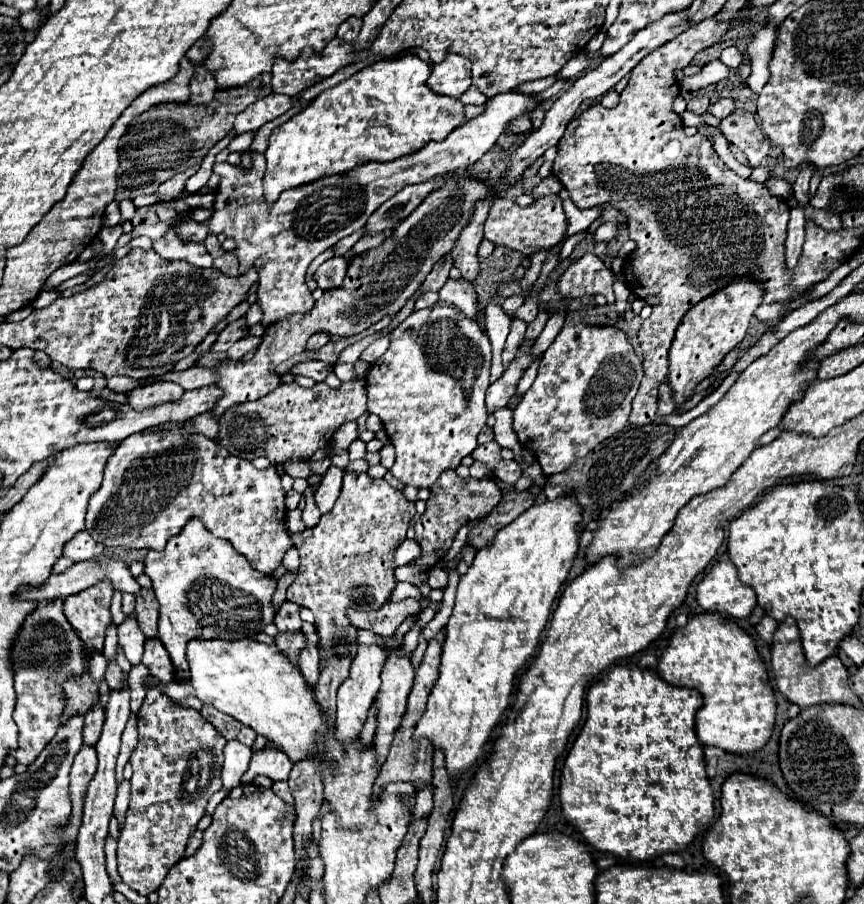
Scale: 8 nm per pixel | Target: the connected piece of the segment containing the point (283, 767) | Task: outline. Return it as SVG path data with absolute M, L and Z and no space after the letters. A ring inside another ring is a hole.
M263 748L261 752L253 754L251 766L245 774L245 782L251 782L259 774L267 776L271 782L287 780L289 772L291 772L291 760L287 760L283 752L279 752L277 748Z

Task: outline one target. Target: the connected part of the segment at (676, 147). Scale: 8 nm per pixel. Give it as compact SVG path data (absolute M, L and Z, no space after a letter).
M713 16L707 22L703 20L703 24L689 26L683 34L679 34L671 42L667 42L661 48L657 48L655 52L651 52L651 56L645 56L641 60L641 64L637 64L635 70L631 70L629 84L621 92L621 100L619 100L617 108L609 110L609 108L603 108L601 104L595 104L595 106L587 108L585 112L581 112L577 118L573 118L569 122L563 138L557 144L557 158L555 158L555 164L553 164L553 176L569 190L569 196L571 196L573 204L577 208L593 208L593 206L599 206L599 204L611 204L613 208L617 208L625 216L627 232L629 232L629 238L635 242L635 250L625 258L623 276L625 276L625 282L631 288L631 292L653 306L653 314L647 320L643 320L643 324L639 328L639 334L637 334L639 336L641 350L643 350L643 372L645 372L645 376L643 376L641 386L639 386L639 392L637 392L637 396L633 400L633 410L631 410L631 416L629 416L629 422L631 424L651 424L657 418L657 388L659 388L659 384L663 384L667 380L667 364L669 364L667 362L667 354L669 354L667 348L671 346L671 340L675 336L675 330L677 330L683 314L687 314L687 310L693 308L699 300L703 300L707 296L713 296L715 290L719 292L721 288L725 288L729 284L731 276L751 276L751 280L759 280L759 284L763 286L763 238L773 238L773 226L783 226L783 232L779 232L779 274L781 274L781 270L786 270L784 262L785 240L790 210L786 201L777 196L773 196L765 188L765 184L757 184L757 182L753 182L749 178L741 178L731 168L727 168L723 164L723 160L717 156L717 152L713 148L713 140L705 138L699 132L695 136L691 136L691 138L685 136L685 132L683 132L683 120L681 120L679 114L673 112L673 100L679 94L679 86L677 86L677 80L675 80L675 72L677 70L683 70L685 66L689 66L691 60L693 60L693 56L697 54L697 50L703 50L703 48L713 46L715 42L719 42L721 36L729 30L729 26L731 26L731 22L723 22L721 24L721 22L717 22L717 16Z

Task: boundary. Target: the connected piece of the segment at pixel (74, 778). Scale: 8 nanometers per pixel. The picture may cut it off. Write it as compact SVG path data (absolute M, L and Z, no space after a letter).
M83 746L79 750L79 754L75 756L73 768L71 768L71 800L73 800L73 814L71 814L71 822L61 830L61 836L65 840L65 844L77 836L79 824L81 824L81 816L83 816L83 796L87 790L87 784L91 782L91 776L95 776L95 768L97 768L97 754L95 748L91 746Z

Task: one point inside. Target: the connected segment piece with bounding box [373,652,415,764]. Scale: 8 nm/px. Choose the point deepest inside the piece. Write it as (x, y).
(398, 674)

